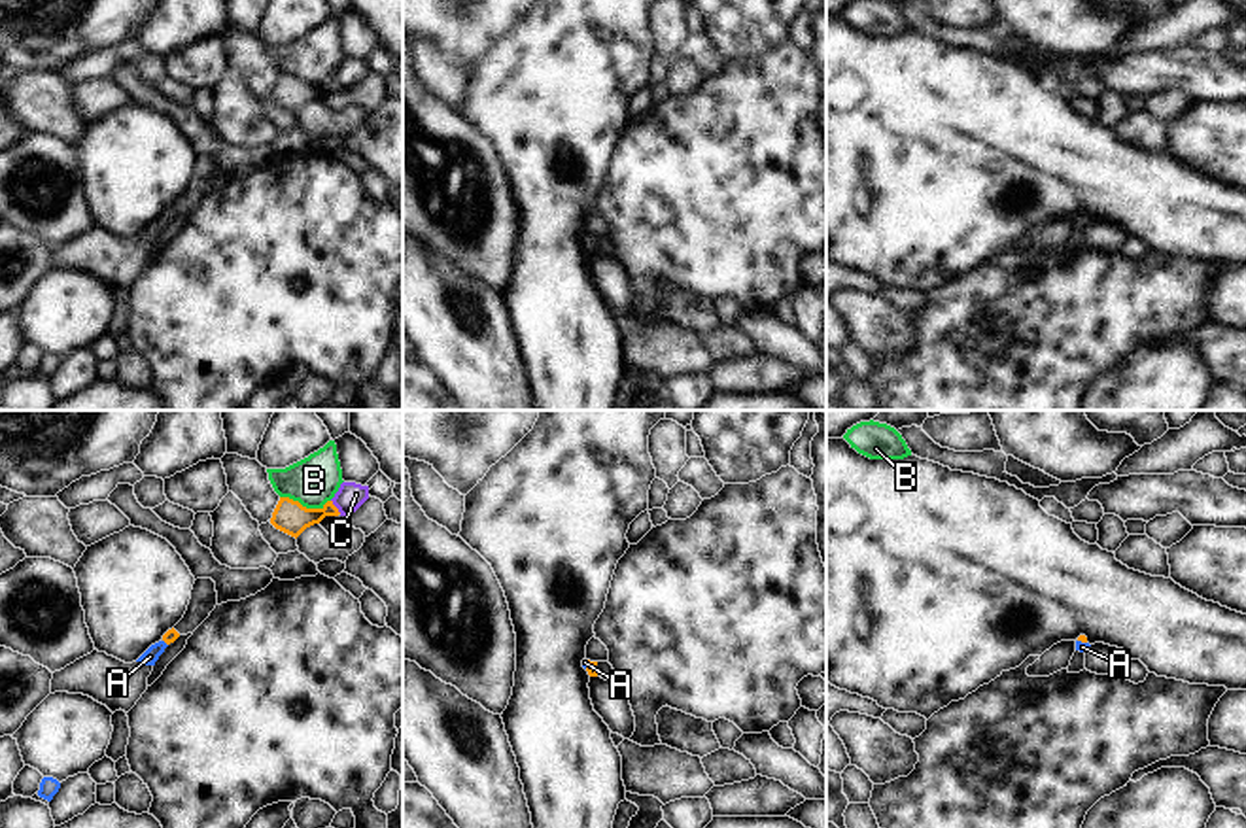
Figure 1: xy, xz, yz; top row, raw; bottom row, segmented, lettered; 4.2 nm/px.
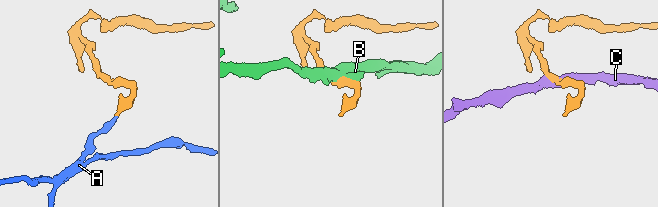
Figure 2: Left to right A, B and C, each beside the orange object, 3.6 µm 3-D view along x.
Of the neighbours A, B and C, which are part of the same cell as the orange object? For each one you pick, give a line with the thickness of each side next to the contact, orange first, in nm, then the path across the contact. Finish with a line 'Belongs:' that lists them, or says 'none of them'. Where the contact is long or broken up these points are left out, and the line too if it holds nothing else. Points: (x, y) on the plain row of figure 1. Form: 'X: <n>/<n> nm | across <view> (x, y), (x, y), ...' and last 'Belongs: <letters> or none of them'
A: 50/30 nm | across xz (590, 244), (588, 241), (585, 239)
Belongs: A

